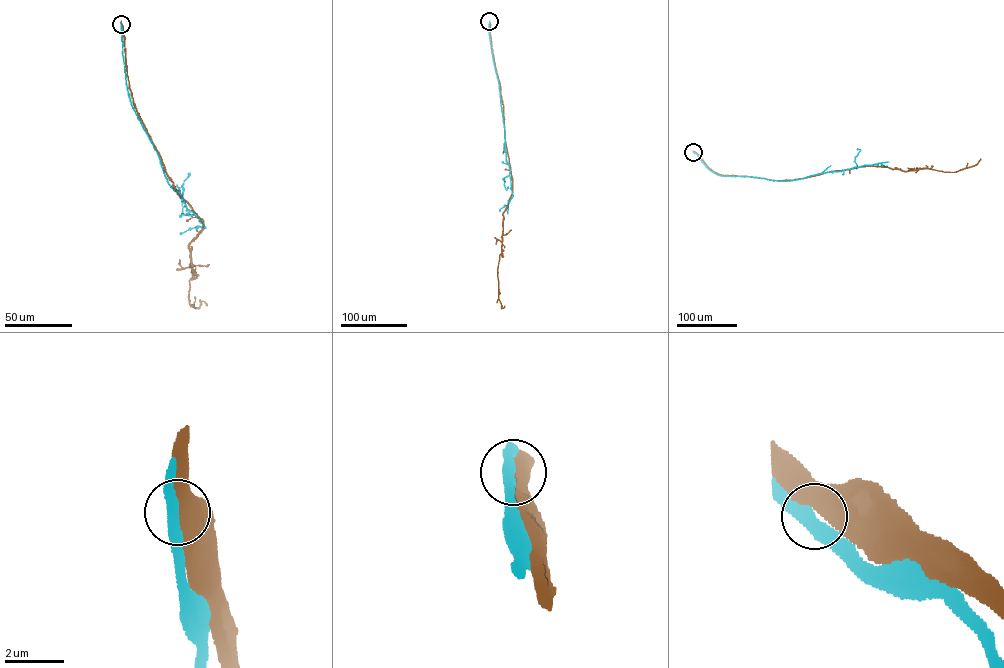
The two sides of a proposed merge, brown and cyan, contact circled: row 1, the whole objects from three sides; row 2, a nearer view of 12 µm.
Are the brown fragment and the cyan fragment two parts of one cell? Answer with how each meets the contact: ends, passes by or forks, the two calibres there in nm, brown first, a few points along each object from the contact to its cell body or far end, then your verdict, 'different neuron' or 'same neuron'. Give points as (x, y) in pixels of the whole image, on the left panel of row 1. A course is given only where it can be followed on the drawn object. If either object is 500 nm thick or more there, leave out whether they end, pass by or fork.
calibres 500 and 380 nm; course brown (121, 24), (138, 114), (178, 195), (202, 221), (188, 246), (188, 297), (195, 308), (201, 301), (207, 305); course cyan (121, 25), (131, 104), (168, 184), (205, 228), (197, 226), (180, 234); different neuron

